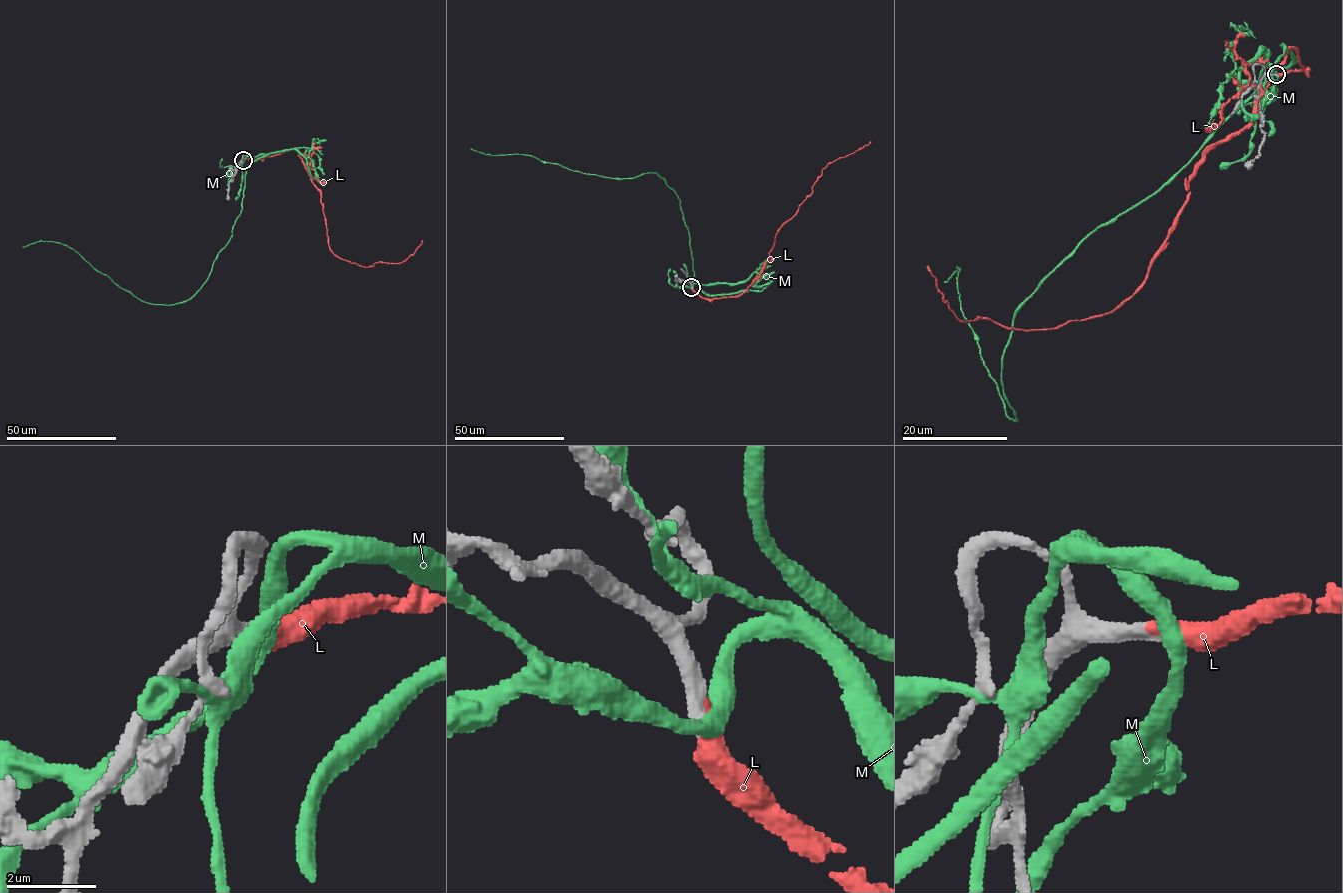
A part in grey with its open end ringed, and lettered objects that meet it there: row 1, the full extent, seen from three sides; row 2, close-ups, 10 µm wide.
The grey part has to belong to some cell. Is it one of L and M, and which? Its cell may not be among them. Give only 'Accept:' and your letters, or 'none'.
Accept: L

